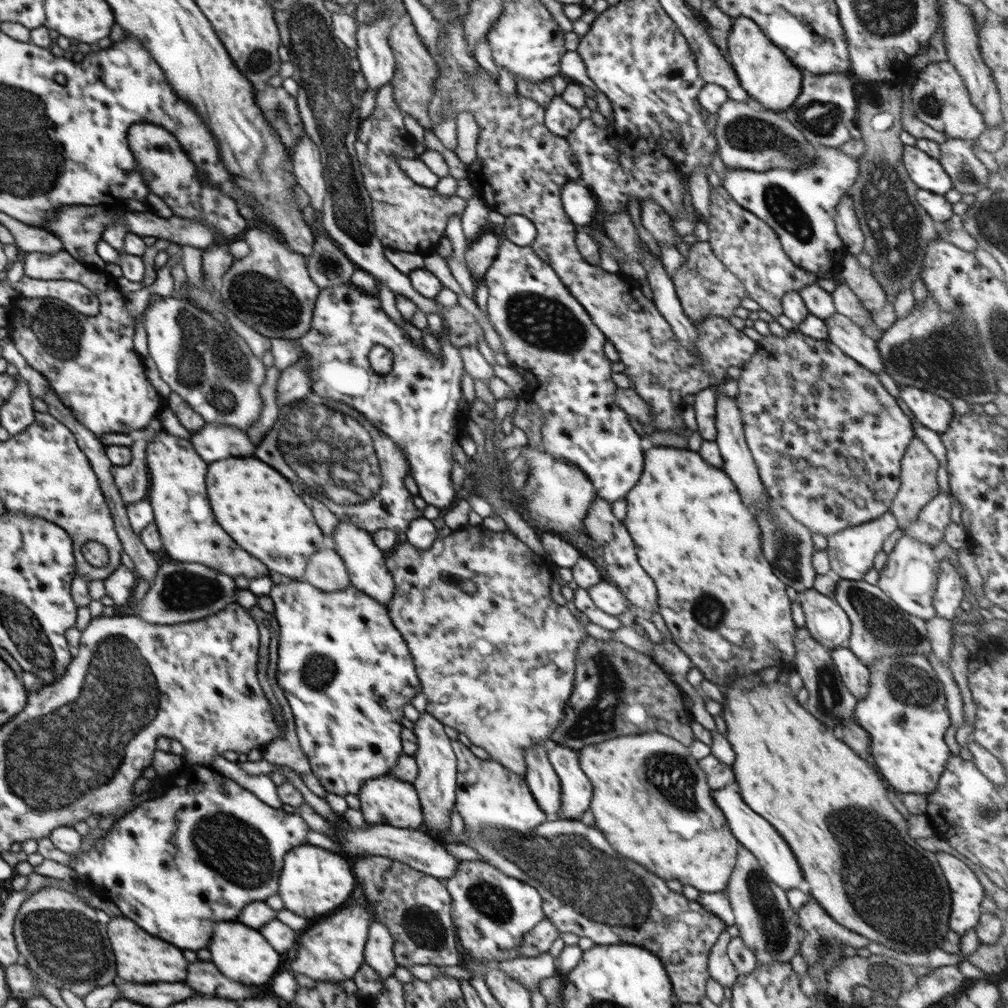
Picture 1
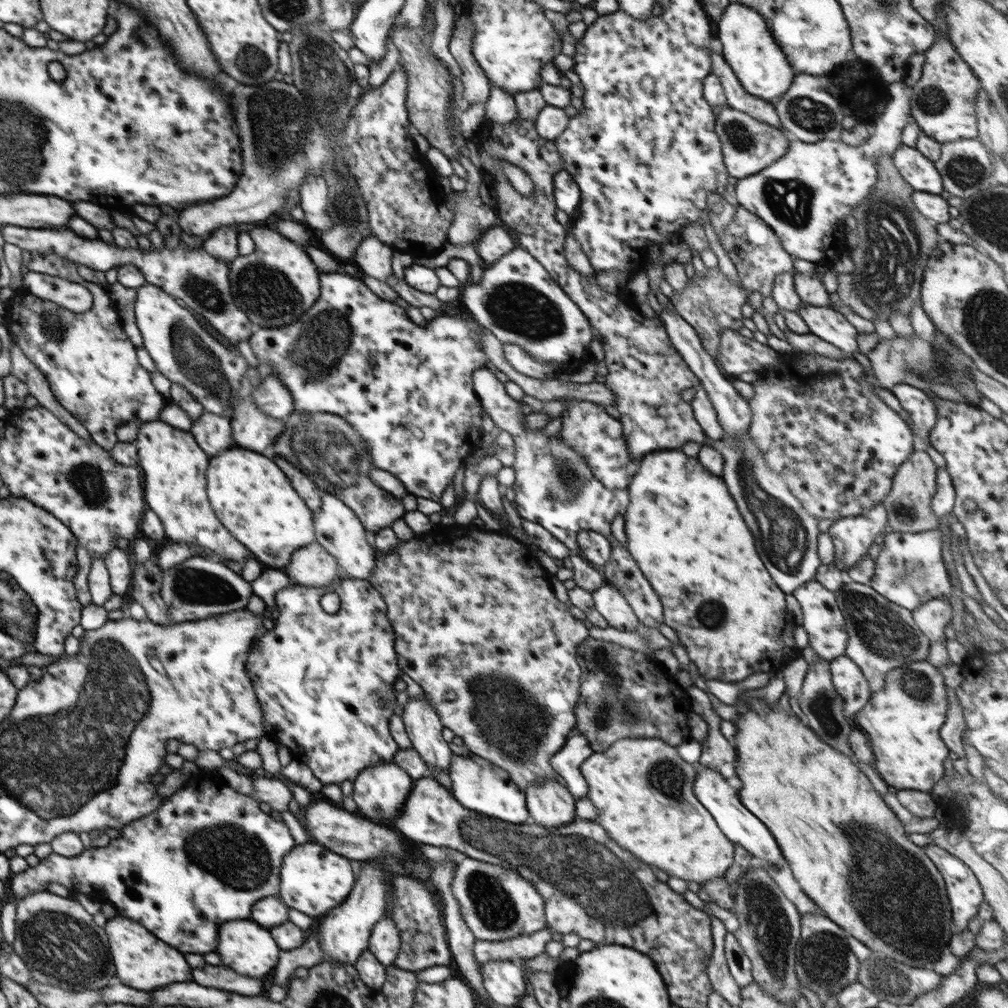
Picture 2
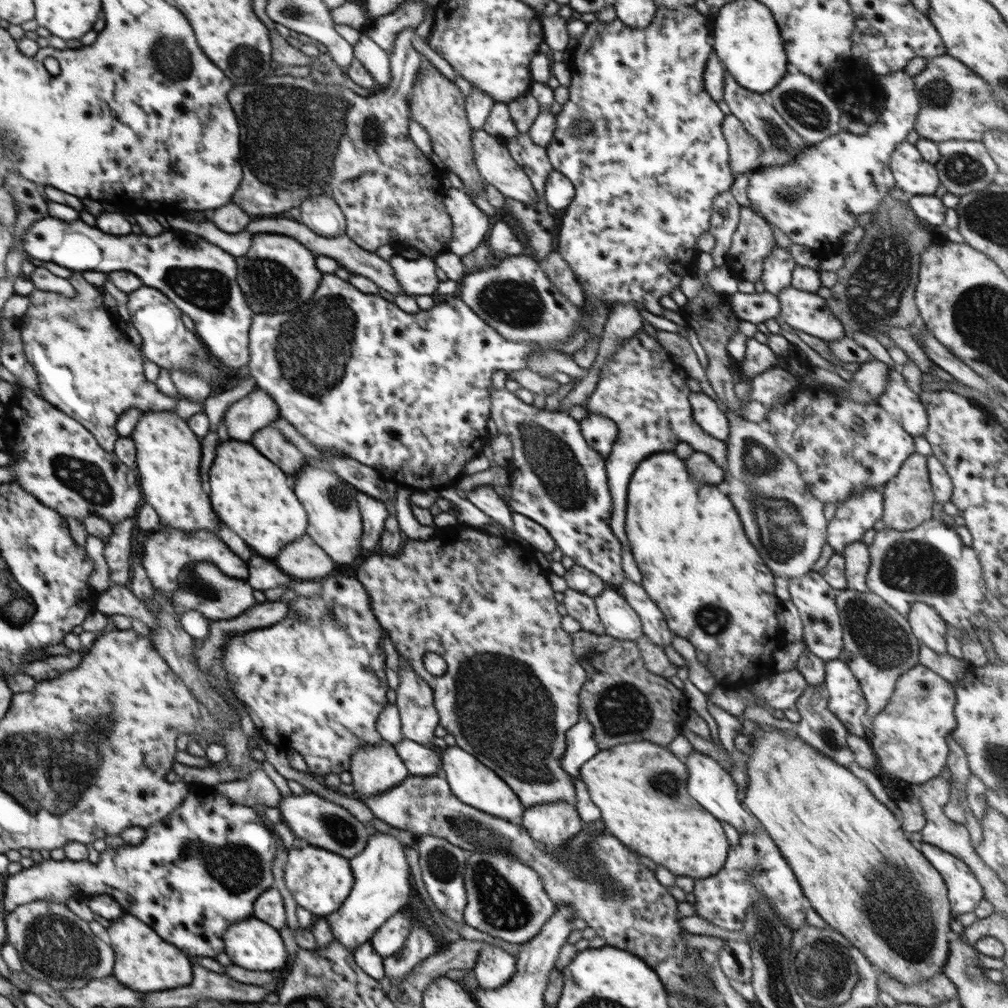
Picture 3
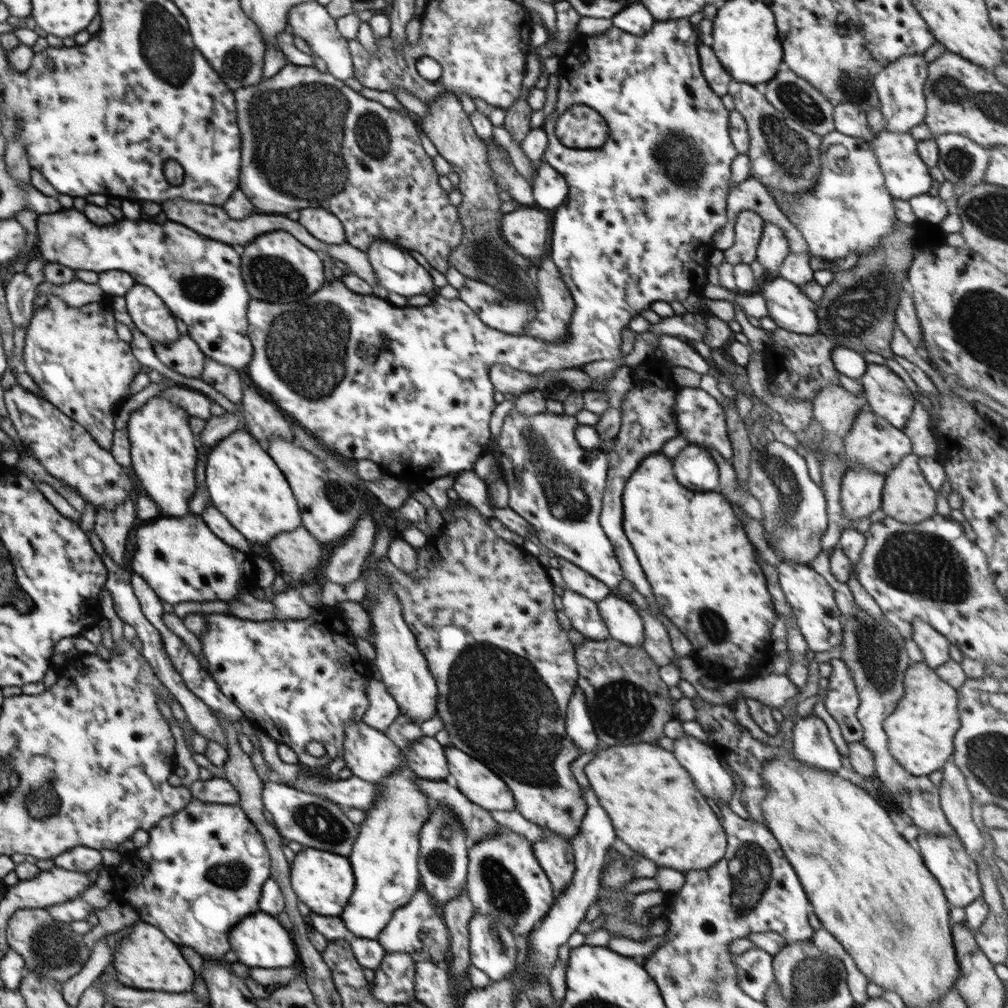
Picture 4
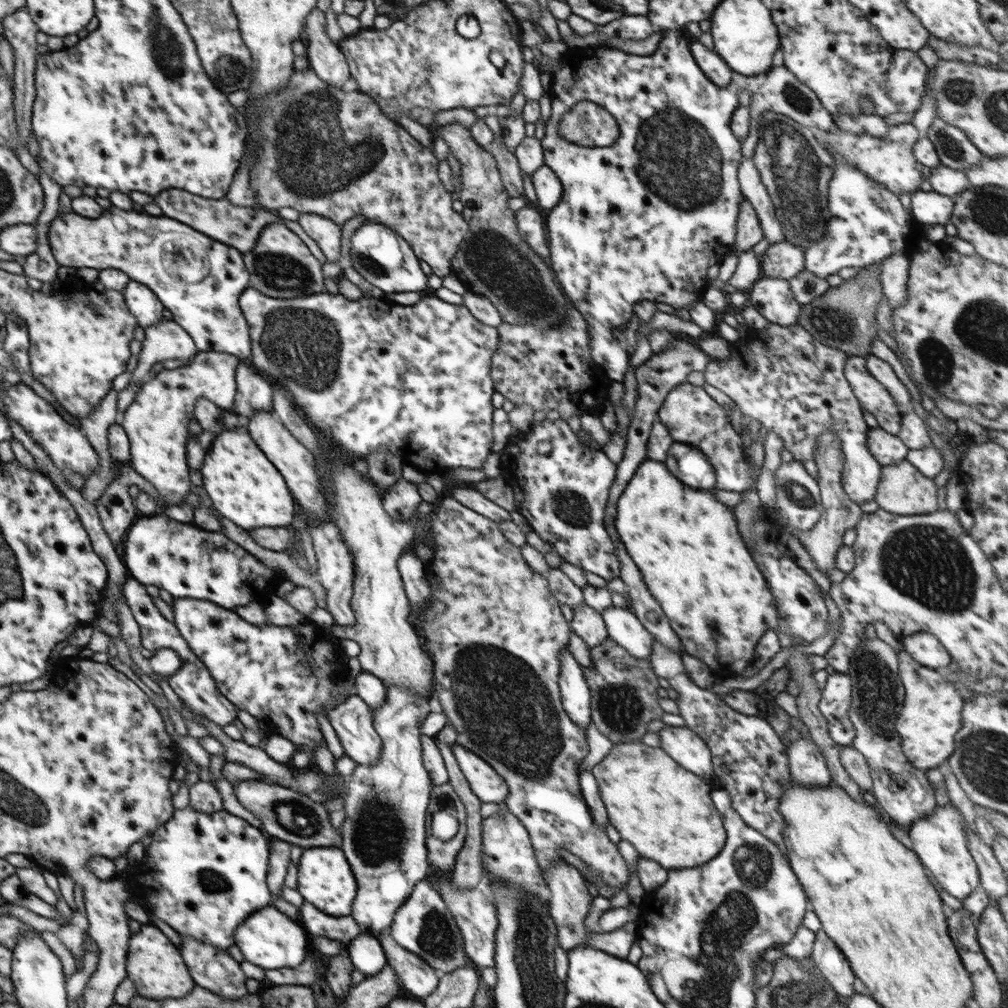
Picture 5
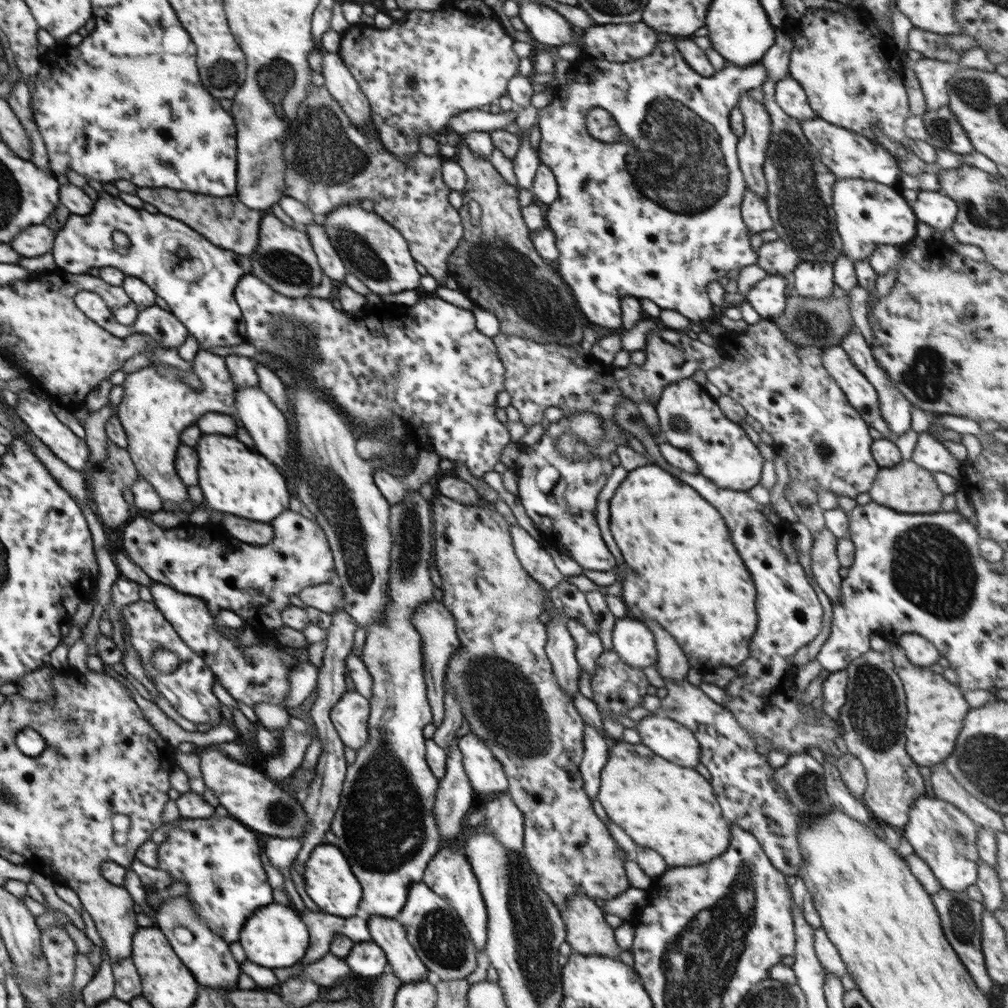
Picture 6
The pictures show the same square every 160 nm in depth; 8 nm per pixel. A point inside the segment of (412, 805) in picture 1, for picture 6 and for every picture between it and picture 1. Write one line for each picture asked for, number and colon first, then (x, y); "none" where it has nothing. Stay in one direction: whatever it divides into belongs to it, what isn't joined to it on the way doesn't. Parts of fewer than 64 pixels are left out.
2: (380, 792)
3: (375, 768)
4: (369, 754)
5: (352, 720)
6: (350, 715)

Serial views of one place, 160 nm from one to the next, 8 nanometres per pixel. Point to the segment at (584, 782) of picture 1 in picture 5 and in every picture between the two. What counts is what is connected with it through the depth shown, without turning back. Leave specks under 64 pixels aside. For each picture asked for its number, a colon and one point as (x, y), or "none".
2: (567, 762)
3: (581, 745)
4: (580, 728)
5: (575, 686)

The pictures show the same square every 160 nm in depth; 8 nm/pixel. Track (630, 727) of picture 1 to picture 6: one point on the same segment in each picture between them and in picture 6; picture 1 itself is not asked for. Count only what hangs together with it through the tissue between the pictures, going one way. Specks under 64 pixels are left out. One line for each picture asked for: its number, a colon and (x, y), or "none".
2: (624, 694)
3: (624, 702)
4: (628, 702)
5: (624, 699)
6: (617, 687)

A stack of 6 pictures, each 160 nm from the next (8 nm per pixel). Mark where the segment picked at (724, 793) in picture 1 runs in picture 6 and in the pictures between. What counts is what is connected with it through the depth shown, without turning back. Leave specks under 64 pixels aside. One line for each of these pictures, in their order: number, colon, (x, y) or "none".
2: (736, 822)
3: (709, 783)
4: (701, 761)
5: (684, 745)
6: (673, 741)

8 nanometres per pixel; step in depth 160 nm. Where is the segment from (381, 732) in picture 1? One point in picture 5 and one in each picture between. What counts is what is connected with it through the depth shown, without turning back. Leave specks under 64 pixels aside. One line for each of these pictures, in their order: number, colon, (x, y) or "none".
2: (320, 678)
3: (316, 687)
4: (297, 680)
5: (282, 675)

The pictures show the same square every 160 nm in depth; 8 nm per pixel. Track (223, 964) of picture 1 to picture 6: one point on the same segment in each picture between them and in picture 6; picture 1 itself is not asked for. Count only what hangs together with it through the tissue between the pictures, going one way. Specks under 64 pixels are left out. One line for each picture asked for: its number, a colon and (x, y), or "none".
2: (248, 949)
3: (252, 944)
4: (259, 940)
5: (268, 938)
6: (274, 936)

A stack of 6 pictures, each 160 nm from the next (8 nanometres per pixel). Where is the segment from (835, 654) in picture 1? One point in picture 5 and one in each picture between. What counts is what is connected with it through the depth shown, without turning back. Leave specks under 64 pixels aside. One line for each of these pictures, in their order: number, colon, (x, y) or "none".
2: (848, 679)
3: (846, 700)
4: (842, 701)
5: (835, 701)

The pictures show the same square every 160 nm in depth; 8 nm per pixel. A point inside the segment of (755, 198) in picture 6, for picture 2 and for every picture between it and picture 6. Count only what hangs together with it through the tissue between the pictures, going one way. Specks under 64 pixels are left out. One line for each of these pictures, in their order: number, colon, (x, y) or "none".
2: (755, 250)
3: (753, 241)
4: (748, 229)
5: (749, 233)

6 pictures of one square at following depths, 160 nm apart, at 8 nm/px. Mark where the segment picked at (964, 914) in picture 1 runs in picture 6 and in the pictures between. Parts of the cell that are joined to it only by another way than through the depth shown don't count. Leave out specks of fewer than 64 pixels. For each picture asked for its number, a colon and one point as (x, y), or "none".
2: (964, 892)
3: (964, 892)
4: (956, 871)
5: (939, 840)
6: (942, 835)

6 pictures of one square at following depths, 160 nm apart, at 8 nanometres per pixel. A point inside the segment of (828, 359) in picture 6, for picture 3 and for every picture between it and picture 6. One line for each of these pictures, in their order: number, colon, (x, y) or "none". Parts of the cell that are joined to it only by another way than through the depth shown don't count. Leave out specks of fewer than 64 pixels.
3: (902, 404)
4: (888, 396)
5: (872, 396)

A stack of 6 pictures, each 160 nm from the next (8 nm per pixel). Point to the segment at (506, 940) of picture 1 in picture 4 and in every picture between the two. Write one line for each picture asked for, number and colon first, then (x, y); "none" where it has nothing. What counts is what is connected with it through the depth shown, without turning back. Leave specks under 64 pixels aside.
2: (496, 904)
3: (506, 899)
4: (504, 880)

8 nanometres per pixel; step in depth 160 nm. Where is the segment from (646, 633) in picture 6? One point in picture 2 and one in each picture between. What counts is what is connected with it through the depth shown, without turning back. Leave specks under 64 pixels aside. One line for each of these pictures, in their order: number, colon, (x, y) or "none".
2: (612, 605)
3: (619, 619)
4: (622, 617)
5: (623, 626)

